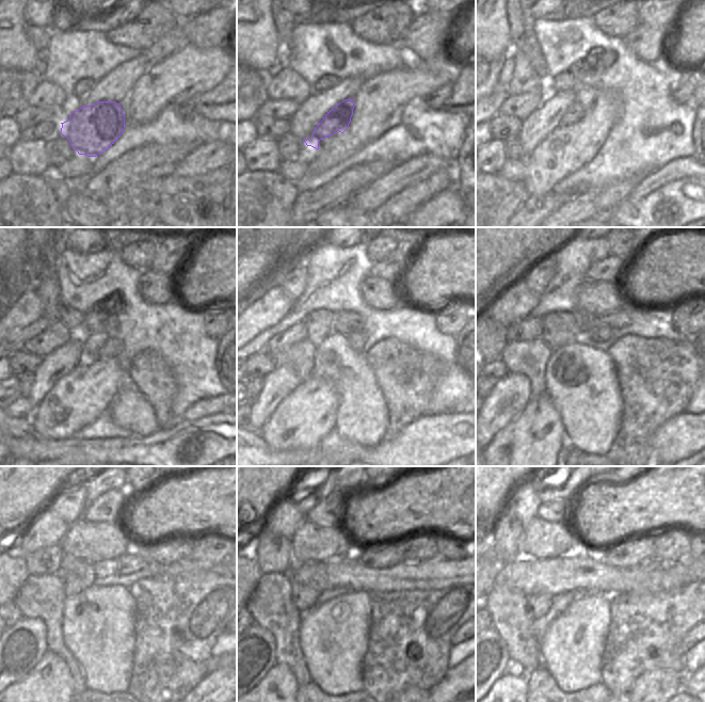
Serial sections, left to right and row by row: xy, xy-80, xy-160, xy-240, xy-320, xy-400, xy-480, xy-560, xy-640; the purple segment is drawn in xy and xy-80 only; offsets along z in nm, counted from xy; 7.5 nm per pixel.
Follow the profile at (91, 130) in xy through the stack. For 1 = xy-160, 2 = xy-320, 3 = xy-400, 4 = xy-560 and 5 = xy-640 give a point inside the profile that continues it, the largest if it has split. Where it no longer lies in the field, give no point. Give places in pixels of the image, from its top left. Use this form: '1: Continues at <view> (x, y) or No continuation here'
1: Continues at xy-160 (577, 111)
2: Continues at xy-320 (356, 340)
3: Continues at xy-400 (601, 334)
4: Continues at xy-560 (386, 555)
5: Continues at xy-640 (633, 552).

